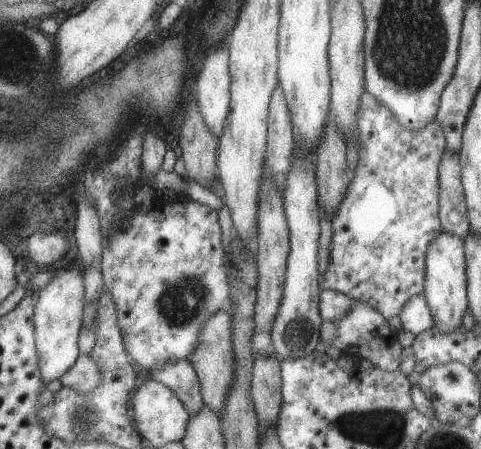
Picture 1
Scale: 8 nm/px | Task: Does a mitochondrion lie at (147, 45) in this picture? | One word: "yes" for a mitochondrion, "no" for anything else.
no

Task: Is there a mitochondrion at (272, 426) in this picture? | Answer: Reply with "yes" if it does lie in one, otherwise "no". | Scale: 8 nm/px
no

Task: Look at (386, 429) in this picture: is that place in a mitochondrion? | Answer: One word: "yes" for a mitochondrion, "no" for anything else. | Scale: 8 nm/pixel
yes

